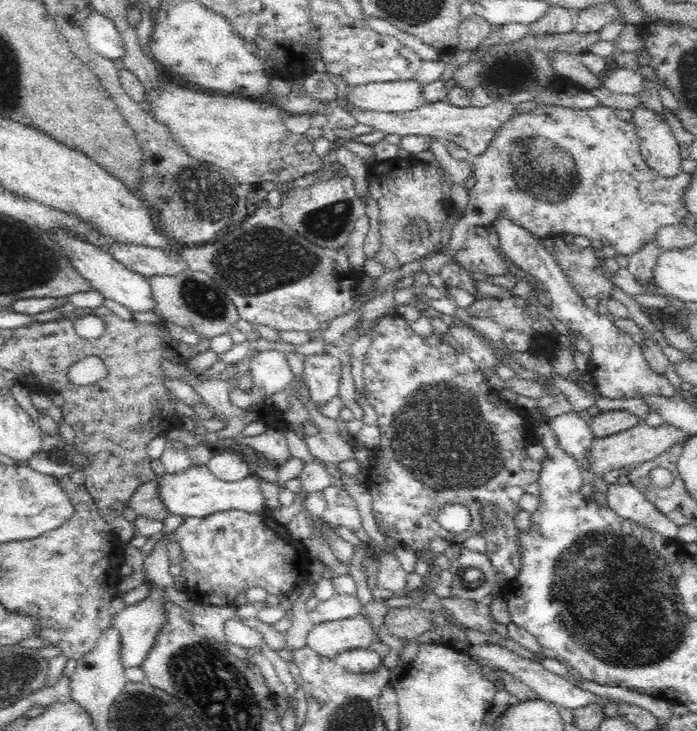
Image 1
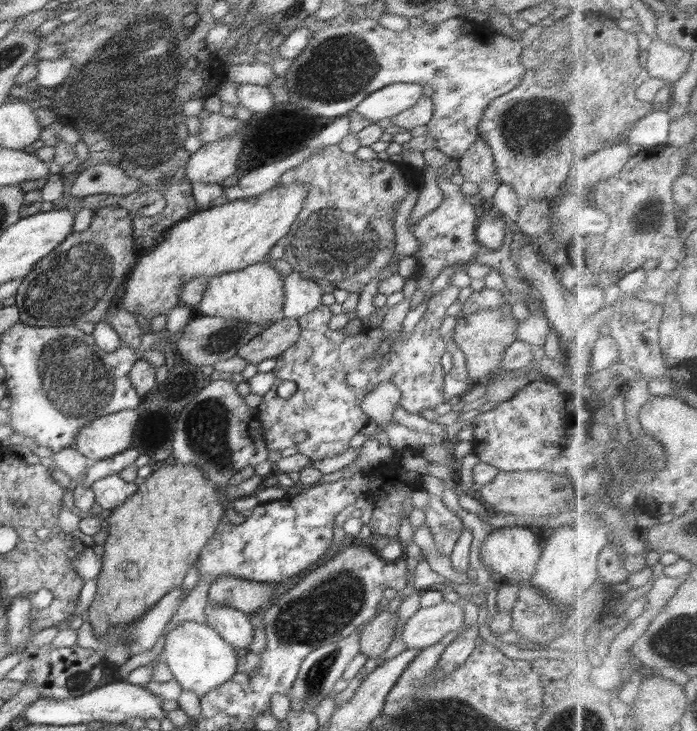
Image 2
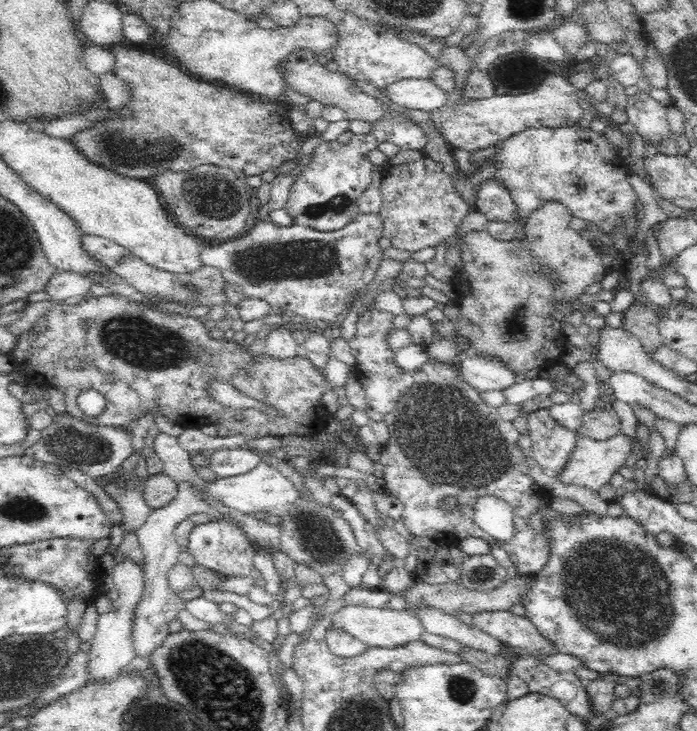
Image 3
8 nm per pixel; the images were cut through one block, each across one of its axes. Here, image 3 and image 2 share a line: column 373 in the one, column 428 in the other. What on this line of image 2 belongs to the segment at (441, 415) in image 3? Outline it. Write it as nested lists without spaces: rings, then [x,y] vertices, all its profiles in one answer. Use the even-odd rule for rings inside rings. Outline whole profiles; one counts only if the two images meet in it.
[[[454,285],[435,292],[412,334],[408,336],[402,329],[396,339],[390,338],[390,334],[384,336],[381,326],[370,327],[360,334],[344,334],[342,328],[332,330],[328,326],[332,311],[323,304],[298,319],[300,336],[294,346],[275,358],[276,365],[272,369],[275,384],[256,409],[268,451],[297,448],[312,463],[347,452],[351,438],[359,434],[369,421],[361,410],[361,404],[381,383],[392,382],[399,388],[402,392],[400,406],[409,414],[421,415],[422,411],[434,410],[436,405],[448,403],[443,394],[446,373],[441,365],[446,345],[438,330],[447,317],[448,307],[457,302],[458,294],[460,288]],[[286,381],[295,382],[298,390],[290,398],[281,398],[277,389]],[[298,431],[308,433],[301,444],[293,440]]]

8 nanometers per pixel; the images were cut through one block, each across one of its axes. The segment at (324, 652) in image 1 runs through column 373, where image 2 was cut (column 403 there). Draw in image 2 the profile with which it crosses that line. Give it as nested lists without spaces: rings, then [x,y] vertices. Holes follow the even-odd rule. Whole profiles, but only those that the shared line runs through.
[[[442,601],[420,609],[406,620],[397,640],[398,647],[422,650],[440,642],[450,633],[458,633],[464,624],[462,603]]]

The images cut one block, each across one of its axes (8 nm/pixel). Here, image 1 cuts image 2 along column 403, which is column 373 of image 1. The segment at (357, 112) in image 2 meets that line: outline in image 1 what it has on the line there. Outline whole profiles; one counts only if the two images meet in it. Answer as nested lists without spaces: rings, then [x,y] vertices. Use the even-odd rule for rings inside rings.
[[[417,80],[370,83],[352,87],[347,102],[370,112],[410,112],[426,104],[422,98],[423,85]]]

